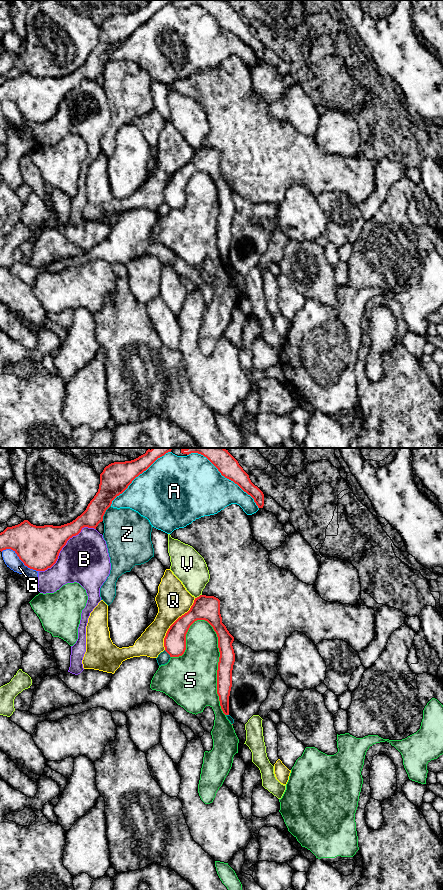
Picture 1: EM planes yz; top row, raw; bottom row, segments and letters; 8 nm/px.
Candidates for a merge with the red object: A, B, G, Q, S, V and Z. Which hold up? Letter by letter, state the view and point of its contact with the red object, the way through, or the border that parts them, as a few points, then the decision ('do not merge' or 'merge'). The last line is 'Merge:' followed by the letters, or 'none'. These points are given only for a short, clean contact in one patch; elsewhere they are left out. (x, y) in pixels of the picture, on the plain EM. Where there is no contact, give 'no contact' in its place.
A: contact yz (224, 28); do not merge
B: contact yz (64, 97); do not merge
G: contact yz (19, 110); do not merge
Q: contact yz (173, 175); do not merge
S: contact yz (218, 216); do not merge
V: contact yz (199, 148); do not merge
Z: contact yz (104, 65); do not merge
Merge: none

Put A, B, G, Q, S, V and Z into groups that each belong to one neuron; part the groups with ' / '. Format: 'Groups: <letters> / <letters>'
Groups: A / B G / Q / S / V / Z

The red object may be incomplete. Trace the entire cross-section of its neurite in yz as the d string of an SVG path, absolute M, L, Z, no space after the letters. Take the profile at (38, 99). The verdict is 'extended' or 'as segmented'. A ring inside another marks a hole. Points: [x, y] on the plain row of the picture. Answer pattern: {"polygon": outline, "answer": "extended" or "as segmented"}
{"polygon": "M152 0L134 12L109 16L100 26L98 44L75 72L61 78L36 78L24 72L18 77L7 79L0 85L0 103L13 102L30 121L45 123L51 120L70 90L78 87L84 79L96 81L112 53L136 29L171 2L172 0Z", "answer": "as segmented"}

